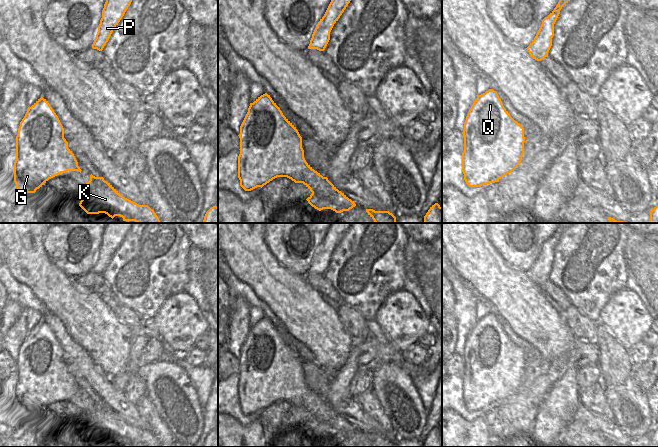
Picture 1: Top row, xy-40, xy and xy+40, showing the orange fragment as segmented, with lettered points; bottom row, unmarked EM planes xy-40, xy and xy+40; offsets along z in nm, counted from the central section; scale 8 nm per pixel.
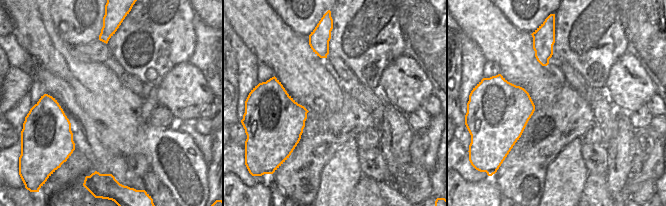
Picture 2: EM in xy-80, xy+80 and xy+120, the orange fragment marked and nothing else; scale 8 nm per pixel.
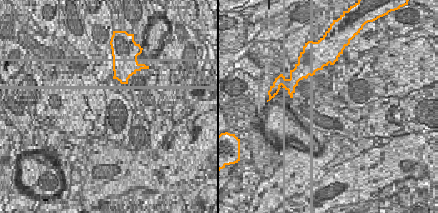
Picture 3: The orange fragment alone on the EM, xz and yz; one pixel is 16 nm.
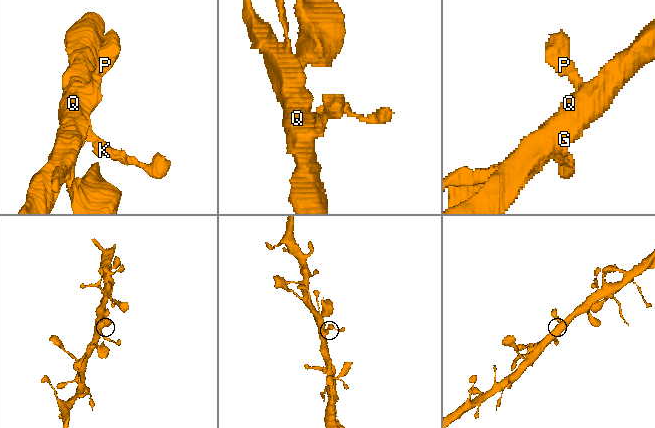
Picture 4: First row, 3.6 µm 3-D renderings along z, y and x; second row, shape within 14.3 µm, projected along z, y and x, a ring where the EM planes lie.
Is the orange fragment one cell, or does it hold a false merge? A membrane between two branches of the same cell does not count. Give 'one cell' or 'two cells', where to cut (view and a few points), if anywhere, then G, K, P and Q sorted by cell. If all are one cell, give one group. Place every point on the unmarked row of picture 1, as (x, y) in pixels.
one cell; no cut; G K P Q

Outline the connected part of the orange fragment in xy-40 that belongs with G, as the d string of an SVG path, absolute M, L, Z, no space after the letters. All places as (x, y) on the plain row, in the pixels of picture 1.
M41 321L28 334L20 346L16 360L14 406L21 417L35 417L49 403L67 395L79 395L78 386L68 372L64 352L46 323Z

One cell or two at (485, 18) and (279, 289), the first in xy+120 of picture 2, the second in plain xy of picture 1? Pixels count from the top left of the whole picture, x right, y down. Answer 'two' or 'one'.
one

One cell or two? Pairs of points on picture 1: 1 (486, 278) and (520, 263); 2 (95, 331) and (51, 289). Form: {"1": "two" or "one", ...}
{"1": "two", "2": "one"}

